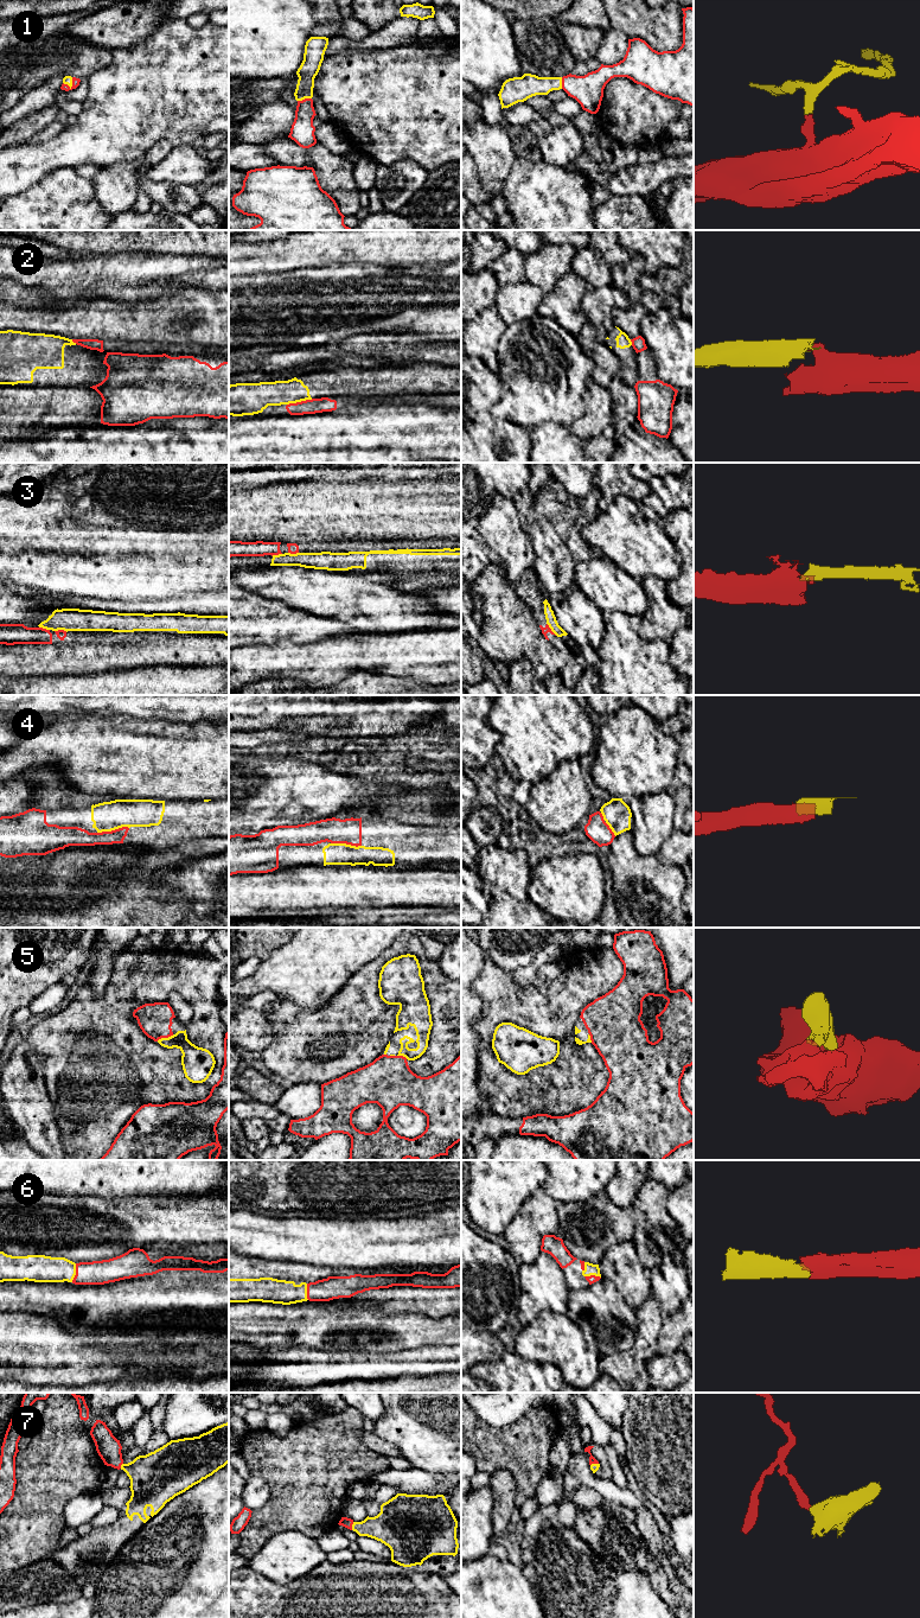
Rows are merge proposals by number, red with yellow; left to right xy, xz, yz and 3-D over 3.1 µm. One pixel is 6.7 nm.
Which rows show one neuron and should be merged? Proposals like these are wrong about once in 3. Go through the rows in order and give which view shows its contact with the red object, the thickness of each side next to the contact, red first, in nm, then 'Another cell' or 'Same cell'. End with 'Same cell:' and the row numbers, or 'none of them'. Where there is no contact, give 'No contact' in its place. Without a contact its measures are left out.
1: Touches red in xy. Thickness 50 nm (red) against 60 nm. Same cell
2: Touches red in xz. Thickness 100 nm (red) against 170 nm. Another cell
3: Touches red in xy. Thickness 60 nm (red) against 160 nm. Same cell
4: Touches red in xy. Thickness 130 nm (red) against 200 nm. Same cell
5: Touches red in xy. Thickness 220 nm (red) against 170 nm. Same cell
6: Touches red in xy. Thickness 160 nm (red) against 190 nm. Same cell
7: Touches red in xz. Thickness 70 nm (red) against 220 nm. Same cell
Same cell: 1, 3, 4, 5, 6, 7

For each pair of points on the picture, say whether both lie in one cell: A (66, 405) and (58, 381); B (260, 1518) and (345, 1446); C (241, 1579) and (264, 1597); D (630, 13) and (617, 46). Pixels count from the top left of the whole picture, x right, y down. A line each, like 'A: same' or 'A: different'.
A: different
B: same
C: same
D: different

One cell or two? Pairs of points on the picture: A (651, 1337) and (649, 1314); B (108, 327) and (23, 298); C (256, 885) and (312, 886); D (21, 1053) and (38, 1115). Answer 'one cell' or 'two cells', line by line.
A: one cell
B: two cells
C: one cell
D: one cell

